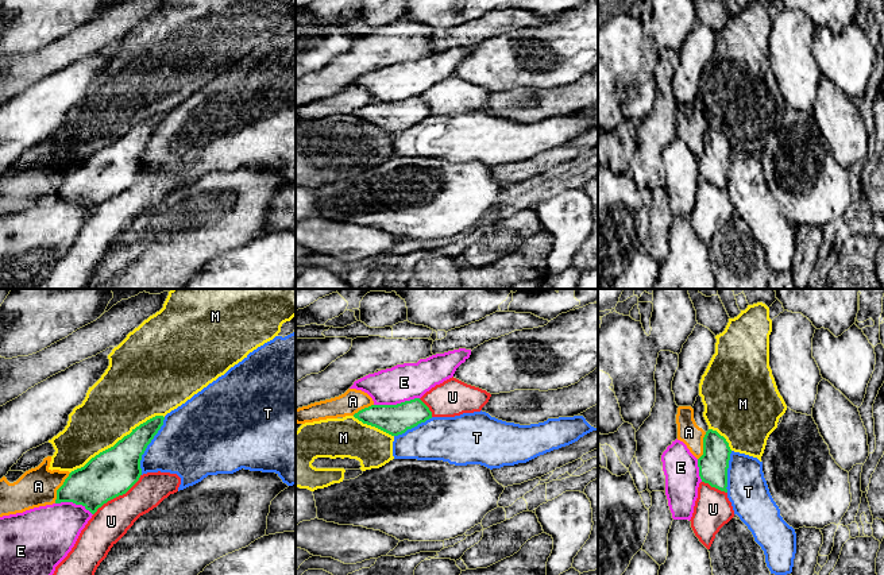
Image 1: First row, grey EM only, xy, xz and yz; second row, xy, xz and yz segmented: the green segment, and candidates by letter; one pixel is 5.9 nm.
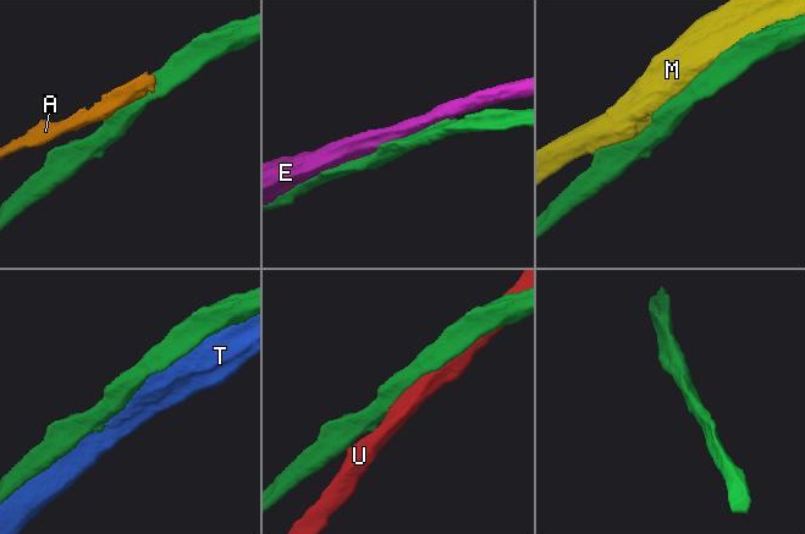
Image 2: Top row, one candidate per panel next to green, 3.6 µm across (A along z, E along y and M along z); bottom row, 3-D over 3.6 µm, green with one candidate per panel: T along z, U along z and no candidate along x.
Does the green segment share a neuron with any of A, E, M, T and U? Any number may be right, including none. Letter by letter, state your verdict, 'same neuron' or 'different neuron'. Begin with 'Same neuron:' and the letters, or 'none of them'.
Same neuron: none of them
A: different neuron
E: different neuron
M: different neuron
T: different neuron
U: different neuron

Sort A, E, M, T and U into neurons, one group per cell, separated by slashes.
A / E / M / T / U

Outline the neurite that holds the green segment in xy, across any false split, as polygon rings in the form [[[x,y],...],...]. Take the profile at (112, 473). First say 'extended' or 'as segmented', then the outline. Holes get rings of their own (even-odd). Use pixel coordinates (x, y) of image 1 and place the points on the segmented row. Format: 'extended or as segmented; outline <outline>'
as segmented; outline [[[163,416],[147,420],[84,467],[72,471],[57,490],[55,503],[73,502],[94,514],[108,501],[126,494],[139,481],[142,455],[163,420]]]

